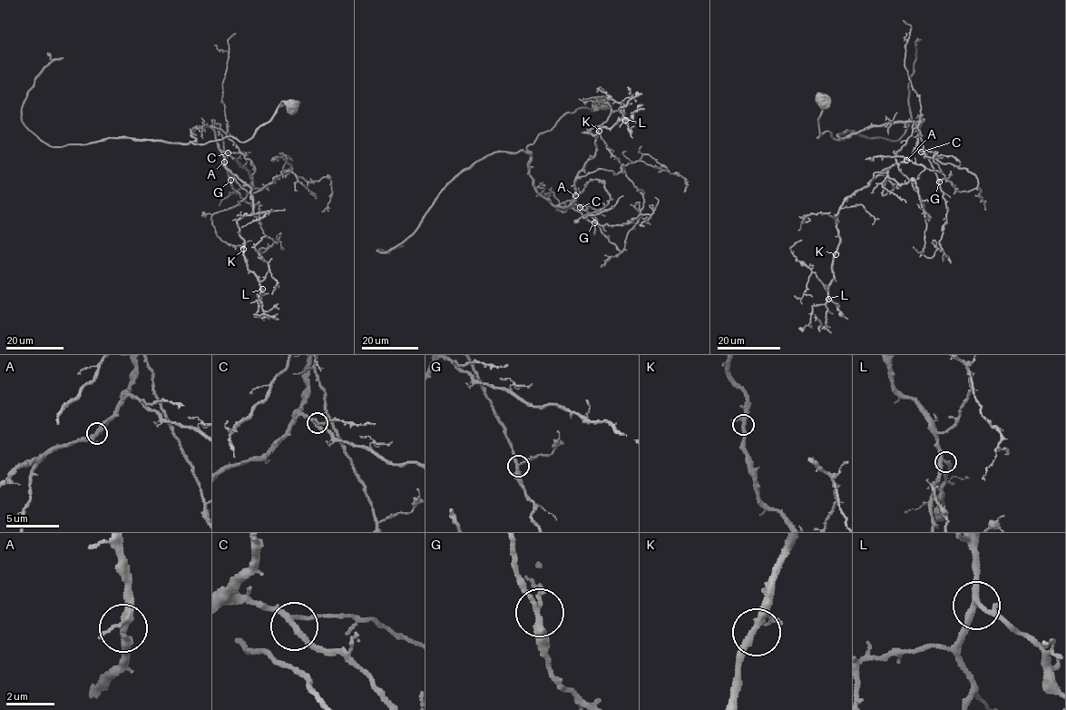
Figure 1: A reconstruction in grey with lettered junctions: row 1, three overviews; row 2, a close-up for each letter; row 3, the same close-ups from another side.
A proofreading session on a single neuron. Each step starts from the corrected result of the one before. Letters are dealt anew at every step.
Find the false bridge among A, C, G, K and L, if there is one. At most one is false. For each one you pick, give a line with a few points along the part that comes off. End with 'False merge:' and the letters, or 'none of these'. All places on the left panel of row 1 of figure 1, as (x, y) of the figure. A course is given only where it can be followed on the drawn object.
False merge: none of these

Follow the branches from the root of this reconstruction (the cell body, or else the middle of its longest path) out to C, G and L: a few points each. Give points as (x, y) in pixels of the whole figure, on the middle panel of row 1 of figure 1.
C: (602, 103), (598, 109), (578, 108), (566, 113), (527, 146), (534, 188), (554, 205), (580, 207)
G: (602, 103), (598, 109), (566, 113), (527, 149), (534, 188), (561, 211), (571, 207), (594, 222)
L: (602, 103), (566, 113), (527, 146), (532, 185), (552, 203), (574, 199), (599, 130), (586, 132), (625, 120)

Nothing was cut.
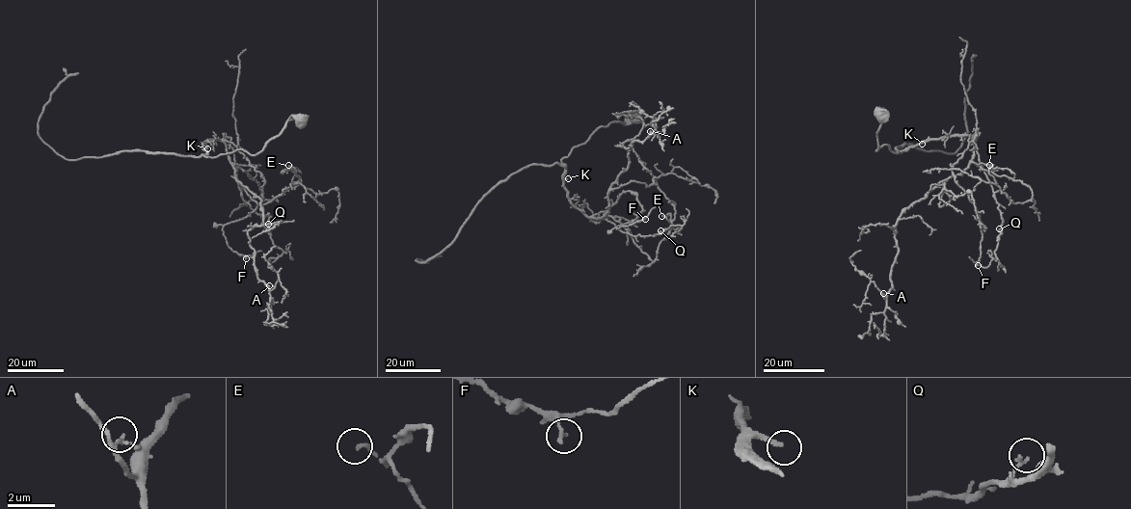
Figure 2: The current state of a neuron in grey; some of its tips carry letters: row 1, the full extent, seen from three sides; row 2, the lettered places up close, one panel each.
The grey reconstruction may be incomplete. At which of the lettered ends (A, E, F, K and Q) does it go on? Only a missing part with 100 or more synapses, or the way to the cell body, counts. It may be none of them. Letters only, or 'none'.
K

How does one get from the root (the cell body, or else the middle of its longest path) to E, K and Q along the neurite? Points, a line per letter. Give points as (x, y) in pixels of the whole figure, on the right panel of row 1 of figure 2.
E: (880, 115), (875, 150), (968, 135), (973, 162), (1019, 180), (1032, 198), (1010, 201), (989, 165)
K: (880, 115), (878, 118), (885, 112), (876, 136), (875, 150), (887, 144), (892, 152), (899, 152), (922, 144)
Q: (880, 115), (885, 112), (875, 150), (887, 144), (899, 152), (980, 133), (976, 149), (999, 203), (999, 228)

